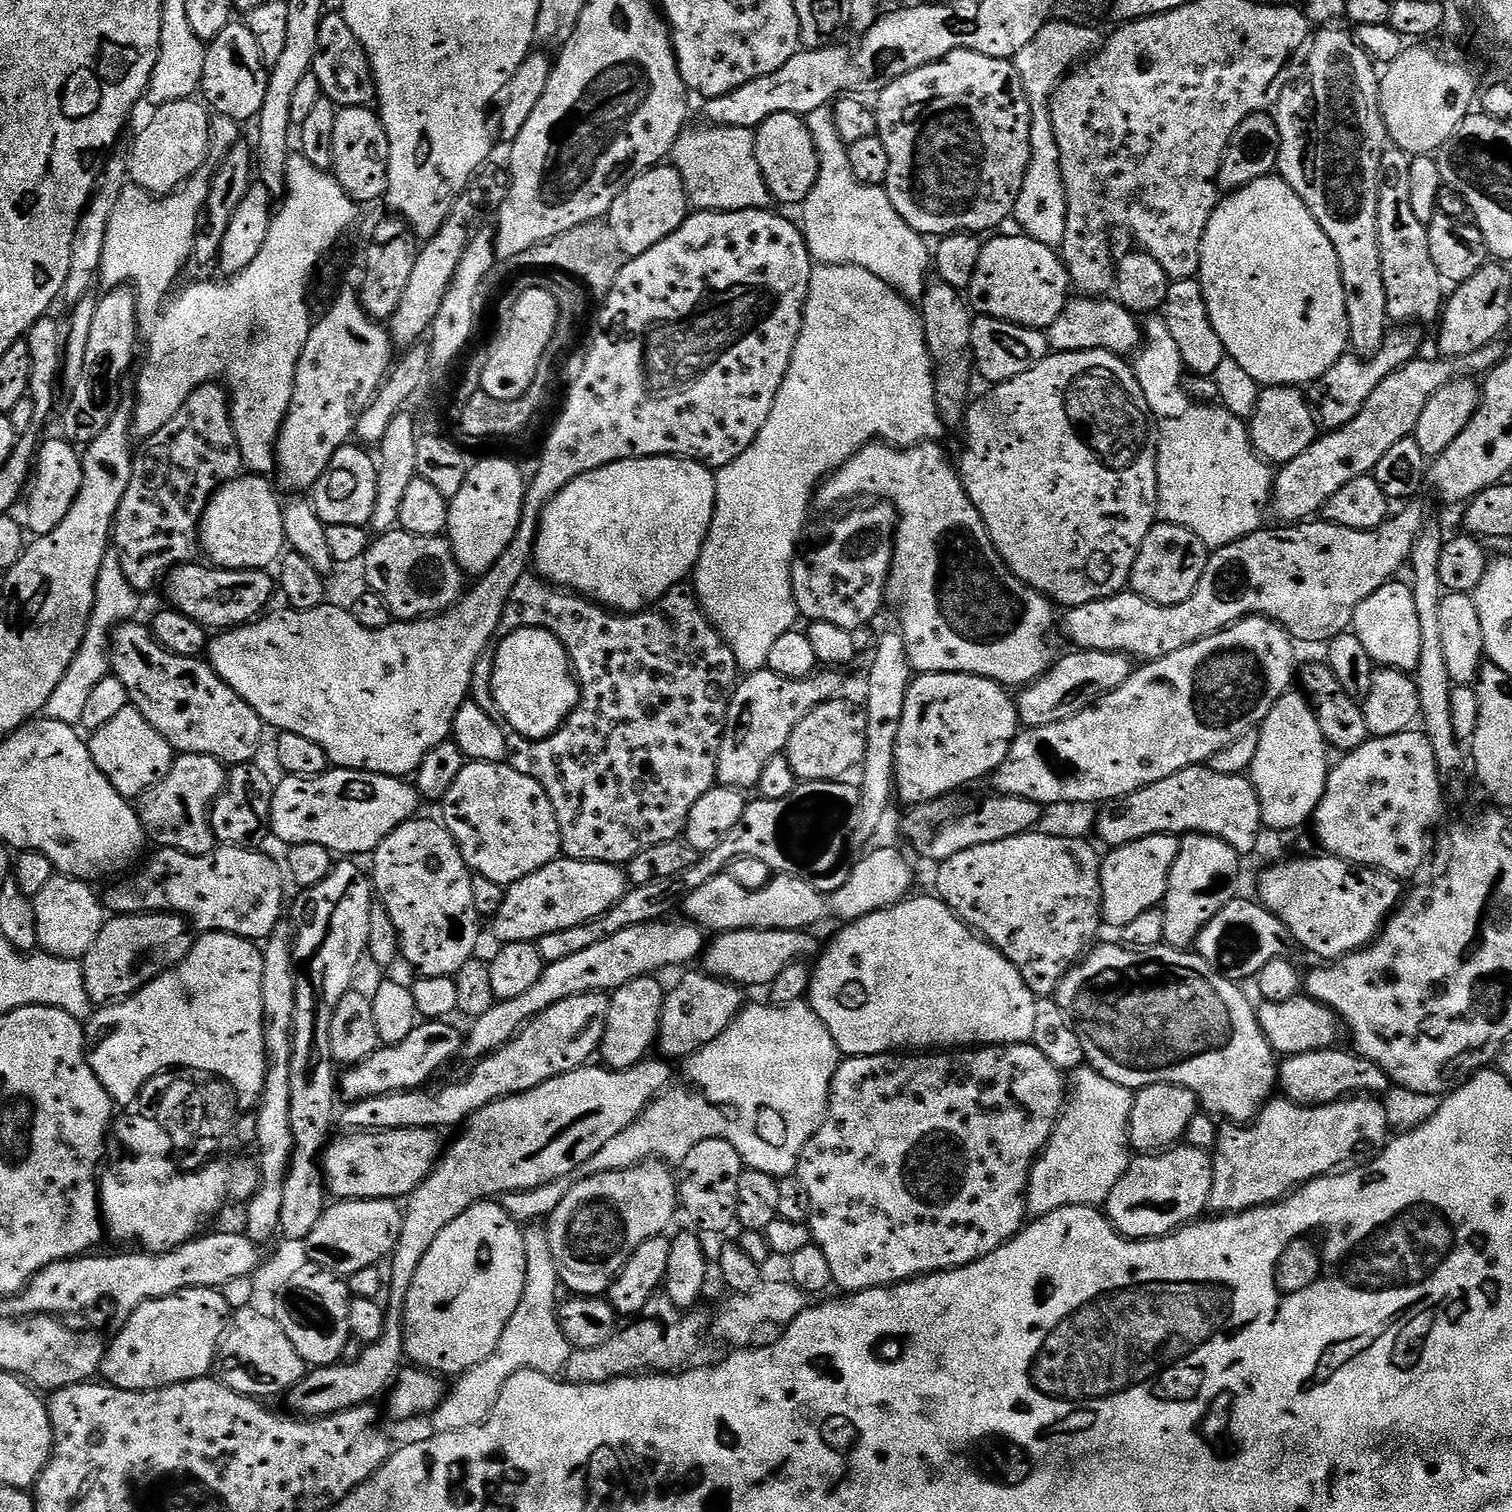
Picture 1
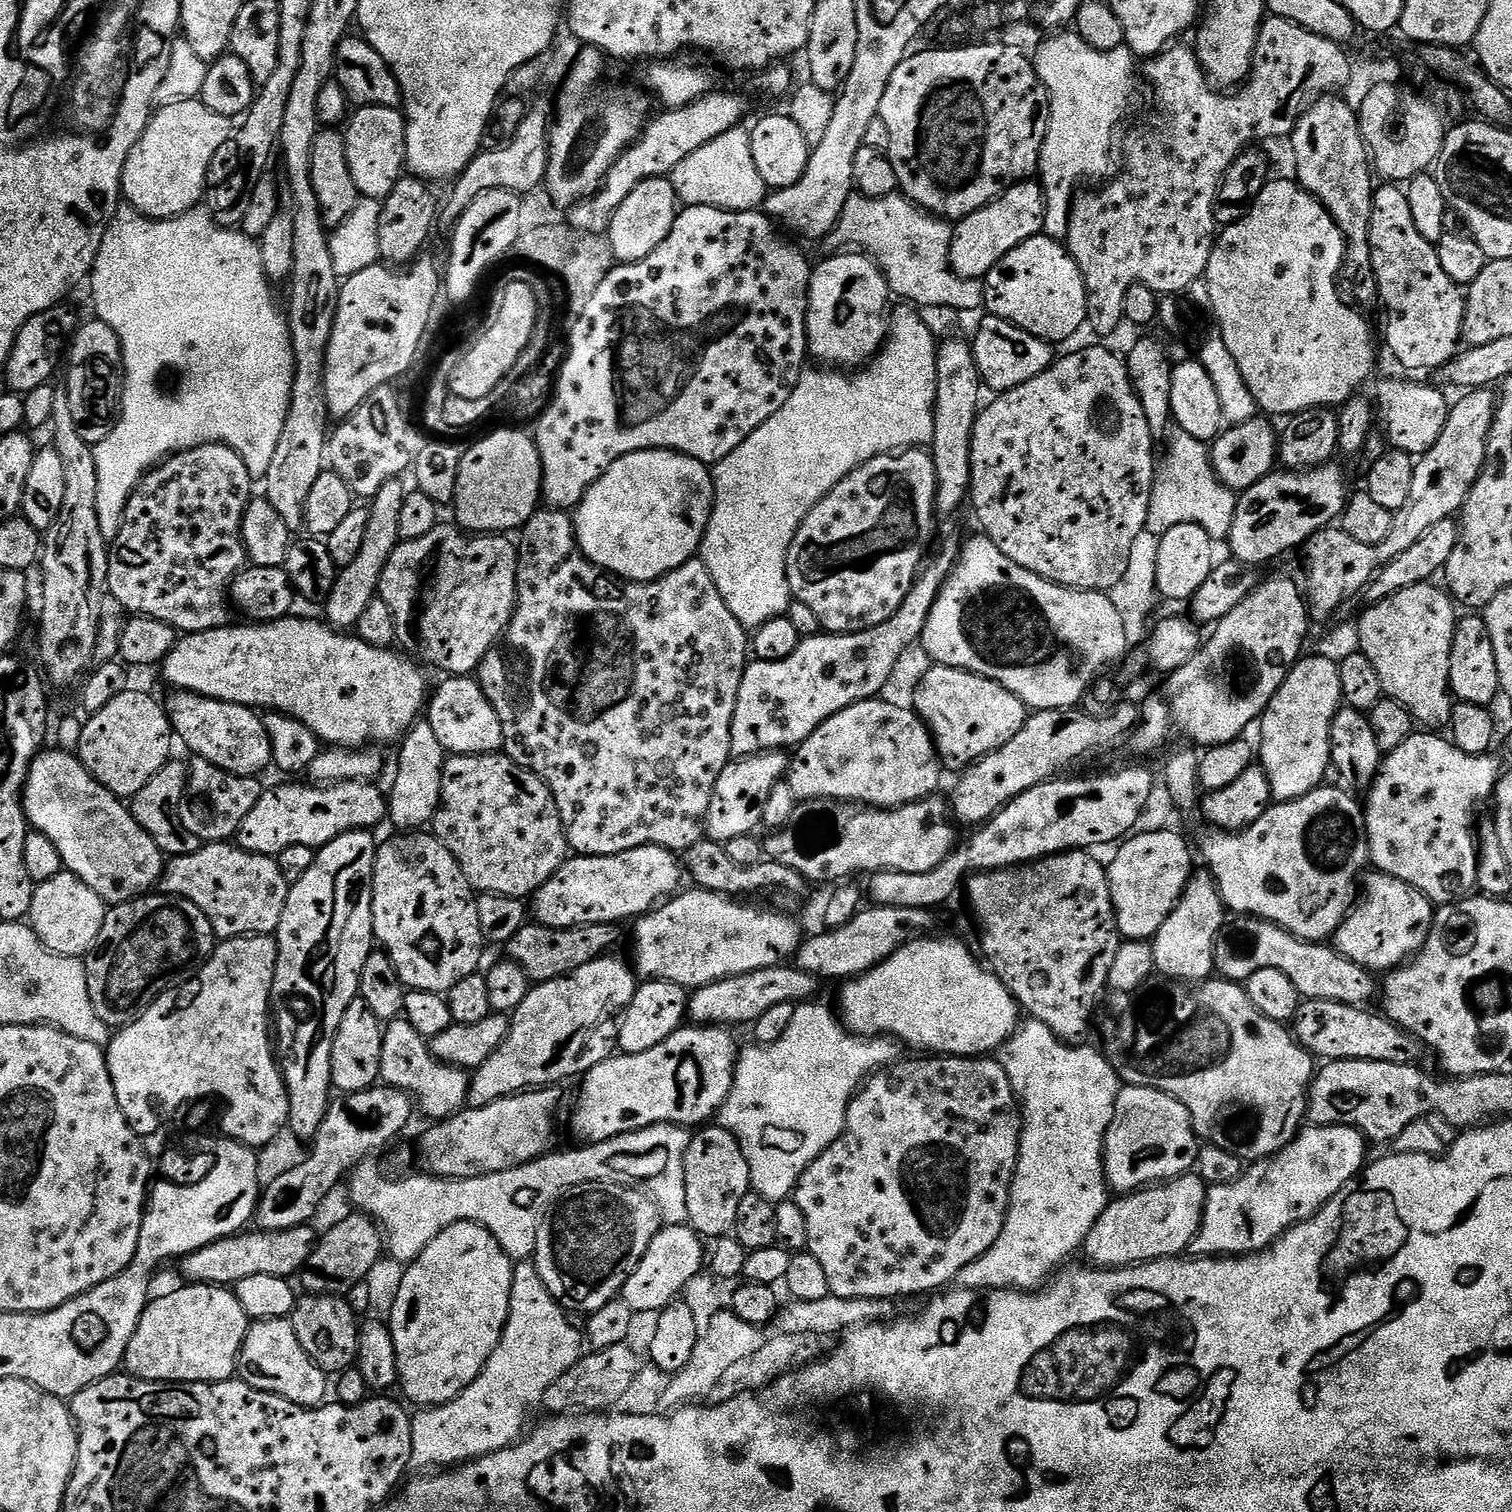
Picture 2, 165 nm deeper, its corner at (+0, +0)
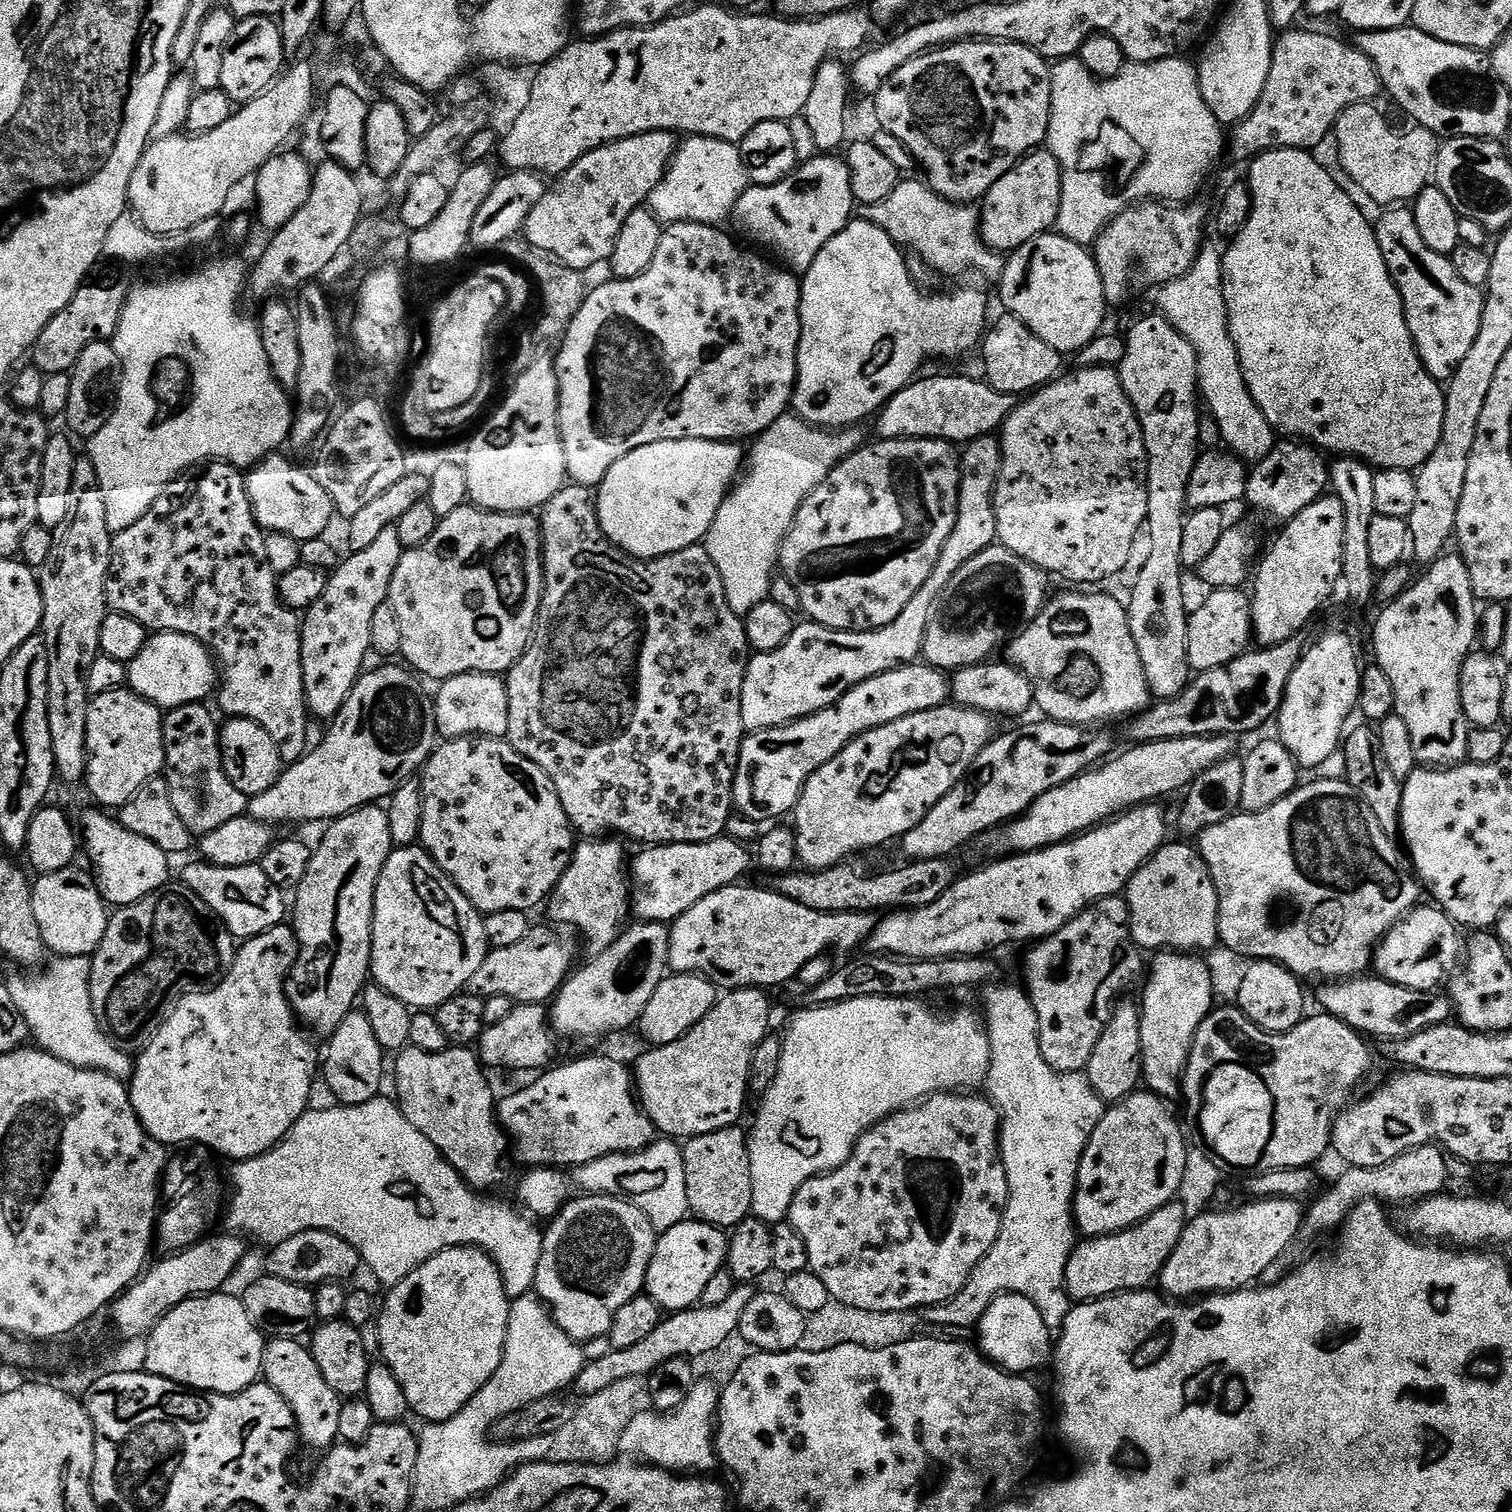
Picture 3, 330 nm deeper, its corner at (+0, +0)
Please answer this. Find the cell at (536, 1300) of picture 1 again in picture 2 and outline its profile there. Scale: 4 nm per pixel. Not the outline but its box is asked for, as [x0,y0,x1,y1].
[411,1262,582,1470]

